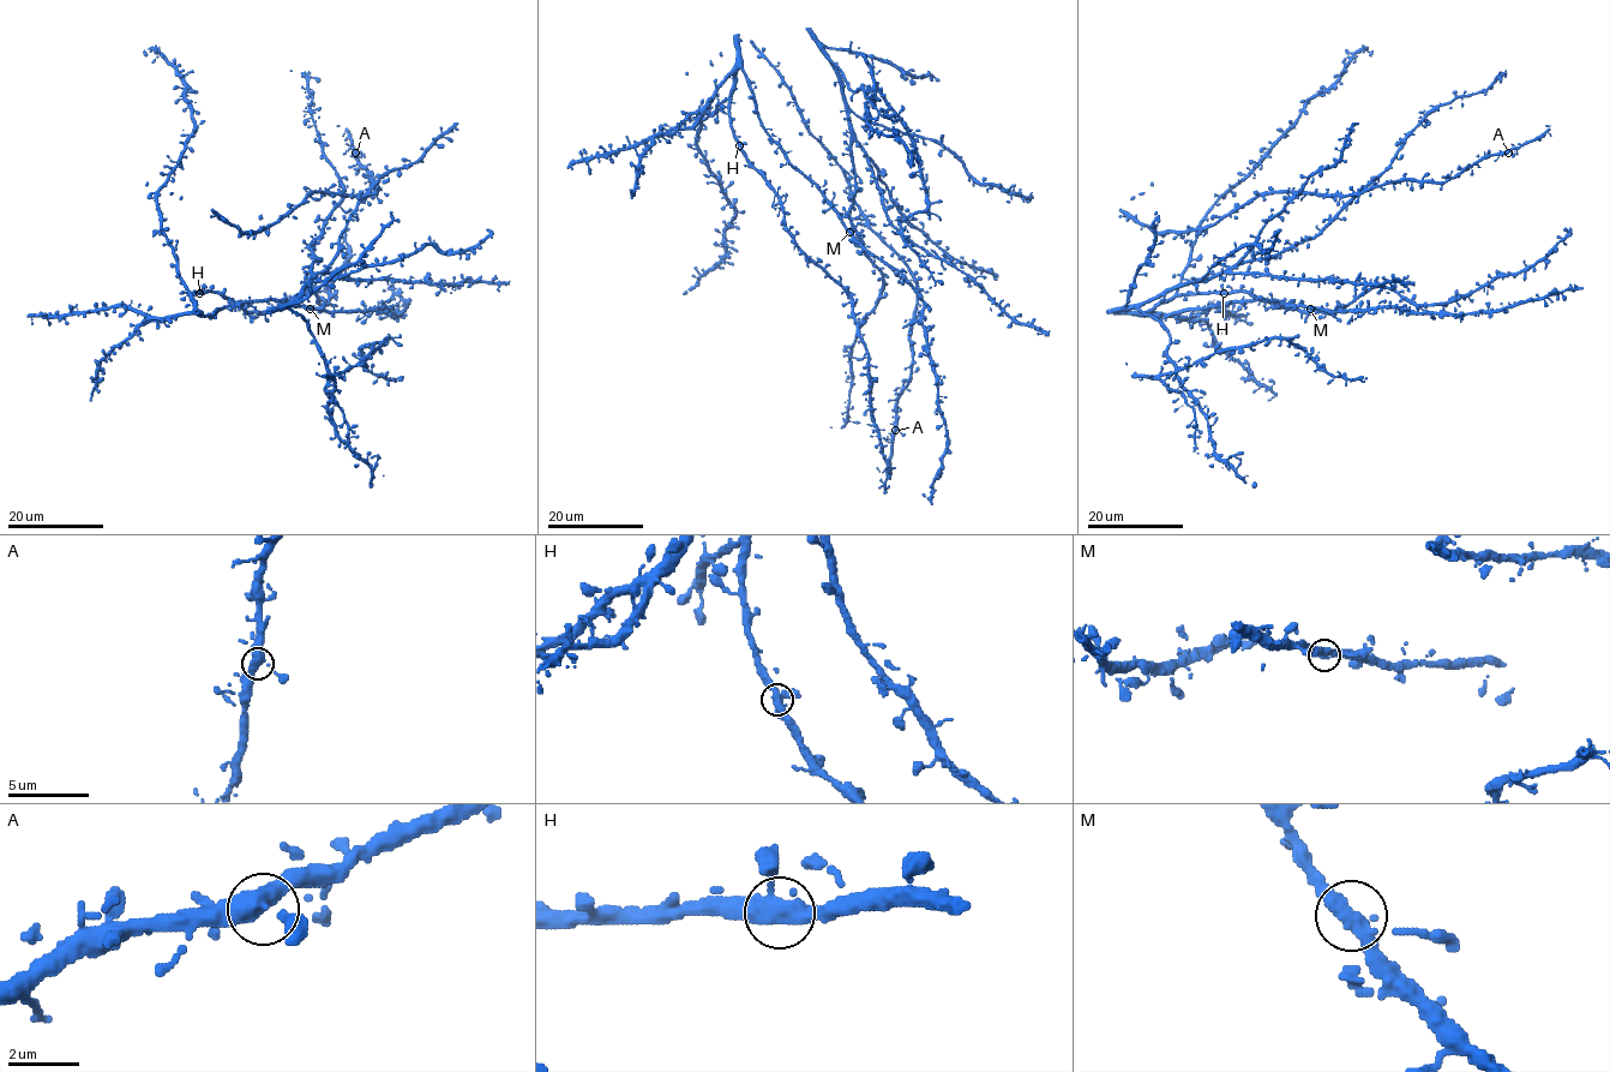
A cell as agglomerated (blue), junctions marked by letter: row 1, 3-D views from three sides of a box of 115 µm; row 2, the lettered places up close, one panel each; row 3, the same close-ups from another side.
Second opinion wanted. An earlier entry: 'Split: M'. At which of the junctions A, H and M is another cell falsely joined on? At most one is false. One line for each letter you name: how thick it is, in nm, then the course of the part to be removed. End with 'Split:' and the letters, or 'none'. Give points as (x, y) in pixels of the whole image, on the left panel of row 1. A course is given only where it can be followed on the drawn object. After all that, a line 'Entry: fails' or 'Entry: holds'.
Split: none
Entry: fails

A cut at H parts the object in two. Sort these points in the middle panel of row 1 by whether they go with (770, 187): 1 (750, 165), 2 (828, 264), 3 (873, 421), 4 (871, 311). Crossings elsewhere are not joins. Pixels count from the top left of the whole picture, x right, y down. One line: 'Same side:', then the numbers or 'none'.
Same side: 1, 2, 3

